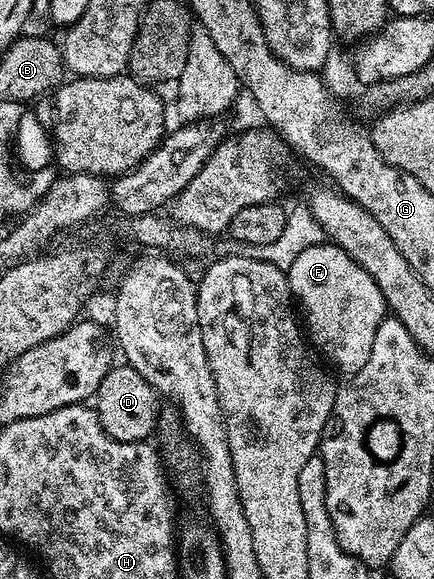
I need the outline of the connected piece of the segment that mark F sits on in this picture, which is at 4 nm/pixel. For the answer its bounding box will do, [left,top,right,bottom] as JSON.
[288,242,388,374]

